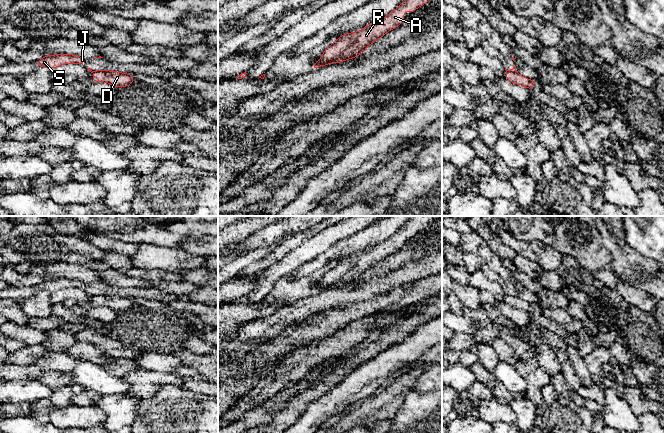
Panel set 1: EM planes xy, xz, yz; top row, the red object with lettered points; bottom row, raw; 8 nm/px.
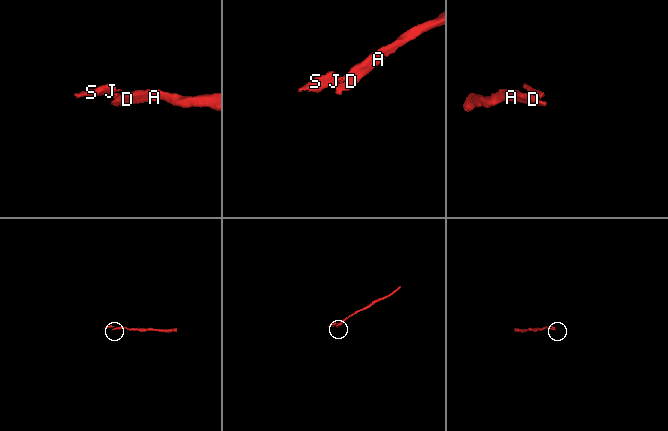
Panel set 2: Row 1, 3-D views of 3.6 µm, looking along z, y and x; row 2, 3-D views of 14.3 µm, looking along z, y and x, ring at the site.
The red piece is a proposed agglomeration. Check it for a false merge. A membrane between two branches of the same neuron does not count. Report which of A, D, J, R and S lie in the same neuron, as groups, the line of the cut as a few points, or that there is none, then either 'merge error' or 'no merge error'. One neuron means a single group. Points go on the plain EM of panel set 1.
A D R / J S; cut in yz along (506, 294), (515, 296); merge error

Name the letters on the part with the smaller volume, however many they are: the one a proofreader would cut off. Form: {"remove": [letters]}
{"remove": ["J", "S"]}

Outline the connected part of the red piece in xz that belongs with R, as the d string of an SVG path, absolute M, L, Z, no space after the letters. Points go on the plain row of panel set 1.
M413 216L403 227L384 242L368 248L361 255L339 260L321 279L319 288L325 290L333 286L341 287L360 280L369 269L383 261L388 255L395 253L404 245L406 239L400 239L400 236L414 236L418 231L425 229L436 217Z

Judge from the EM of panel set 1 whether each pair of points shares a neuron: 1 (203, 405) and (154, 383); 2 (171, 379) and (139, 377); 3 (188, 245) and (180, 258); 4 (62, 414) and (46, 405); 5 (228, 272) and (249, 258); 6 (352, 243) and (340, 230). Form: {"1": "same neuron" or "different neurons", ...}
{"1": "different neurons", "2": "same neuron", "3": "different neurons", "4": "different neurons", "5": "same neuron", "6": "different neurons"}

